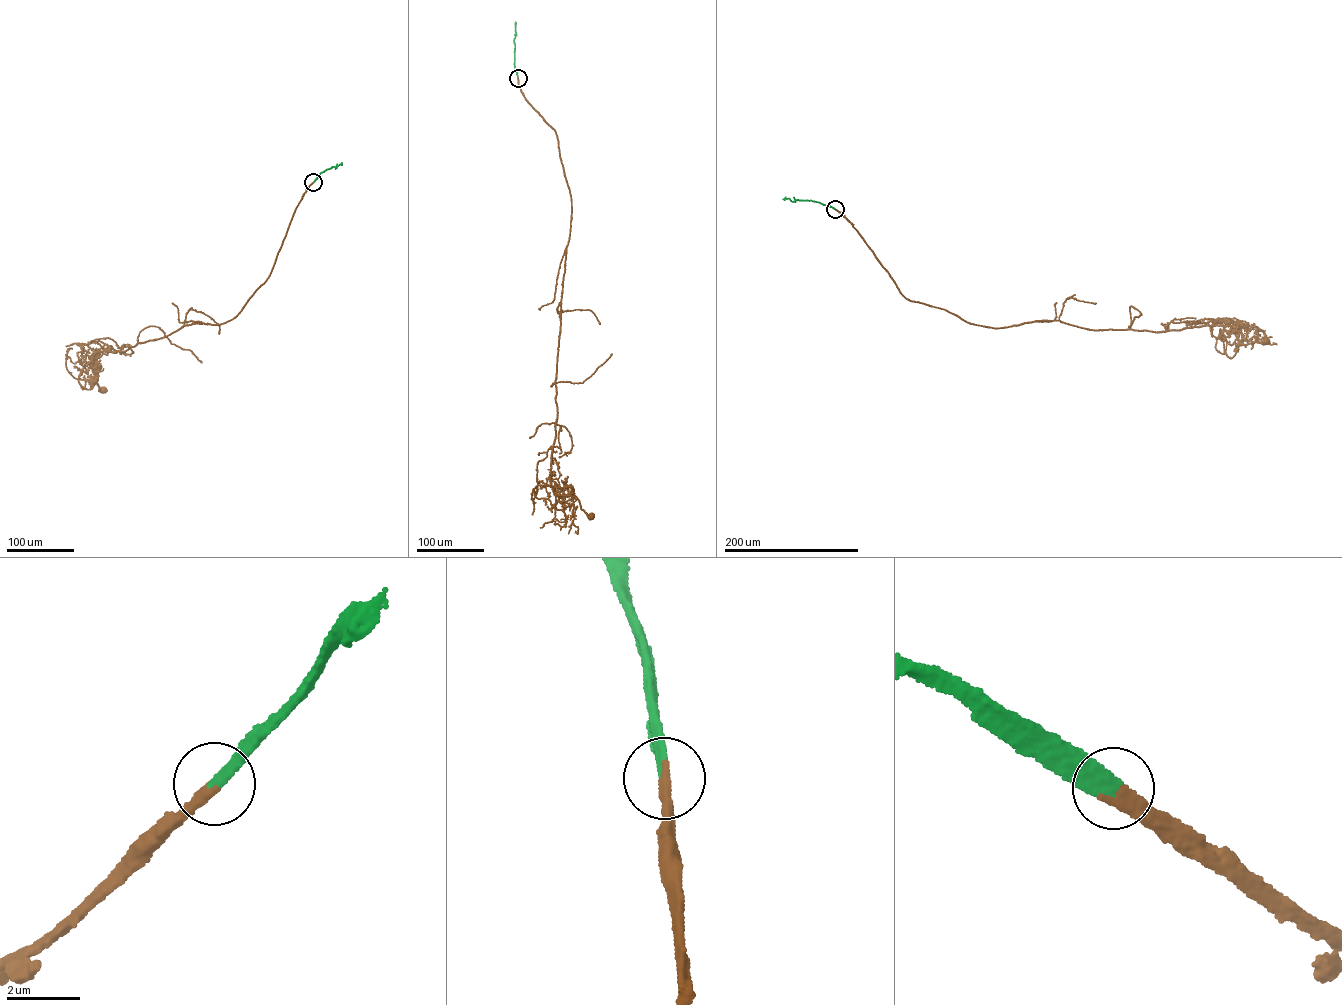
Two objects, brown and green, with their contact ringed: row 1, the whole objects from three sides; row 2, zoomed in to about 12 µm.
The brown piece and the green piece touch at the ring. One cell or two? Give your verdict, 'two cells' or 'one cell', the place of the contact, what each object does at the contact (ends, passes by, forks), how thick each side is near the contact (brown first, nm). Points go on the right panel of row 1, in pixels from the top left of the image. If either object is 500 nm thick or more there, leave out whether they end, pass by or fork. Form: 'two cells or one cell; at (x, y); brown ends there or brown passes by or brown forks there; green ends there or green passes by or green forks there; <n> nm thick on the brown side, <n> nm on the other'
one cell; at (835, 209); brown ends there; green ends there; 360 nm thick on the brown side, 360 nm on the other

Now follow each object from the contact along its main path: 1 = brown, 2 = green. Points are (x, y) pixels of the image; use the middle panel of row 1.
1: (518, 78), (524, 98), (555, 131), (571, 198), (550, 482), (554, 494), (573, 494), (591, 516)
2: (518, 78), (514, 62), (516, 22)

